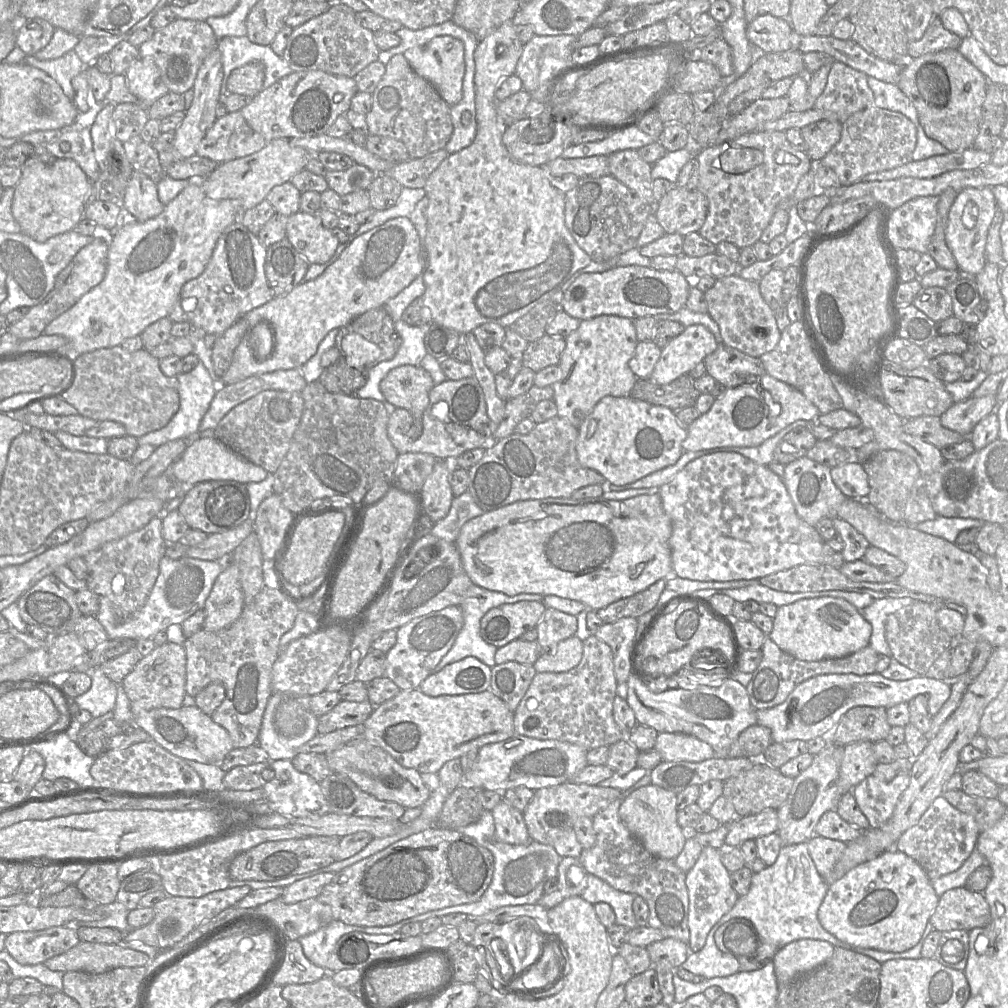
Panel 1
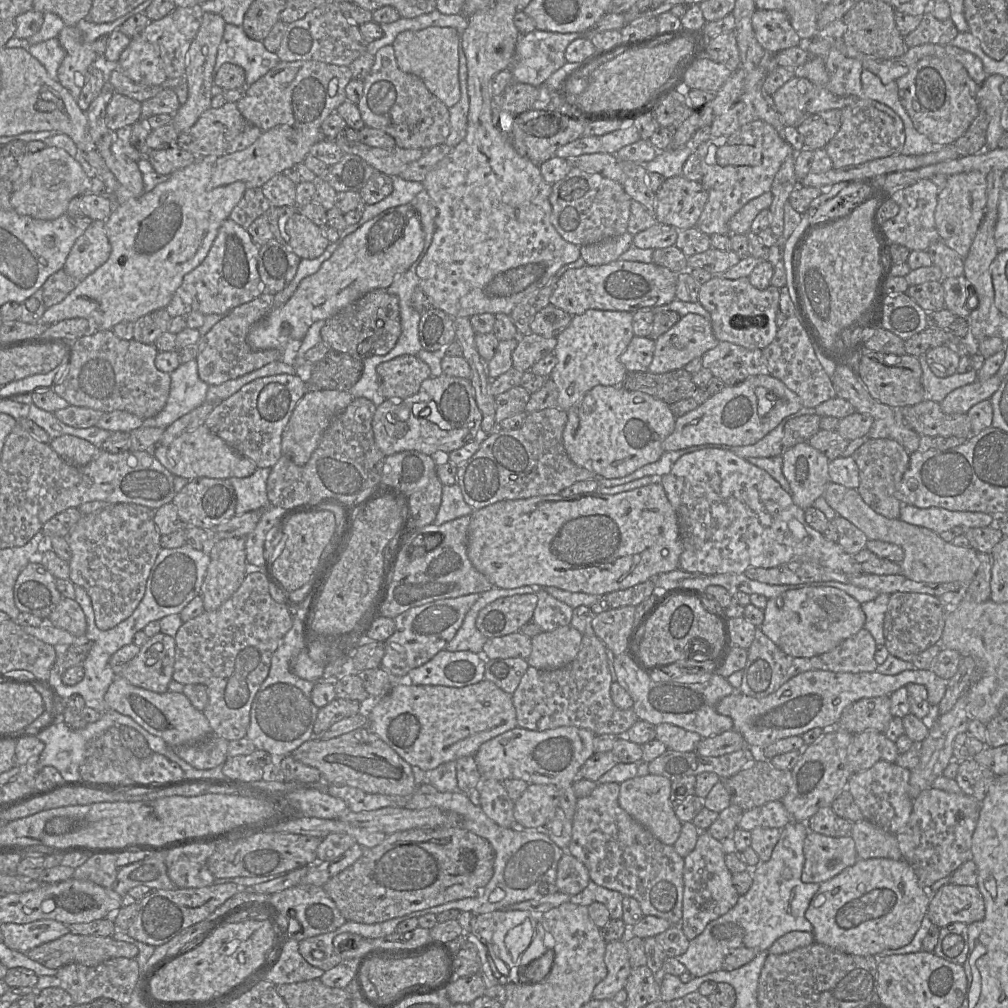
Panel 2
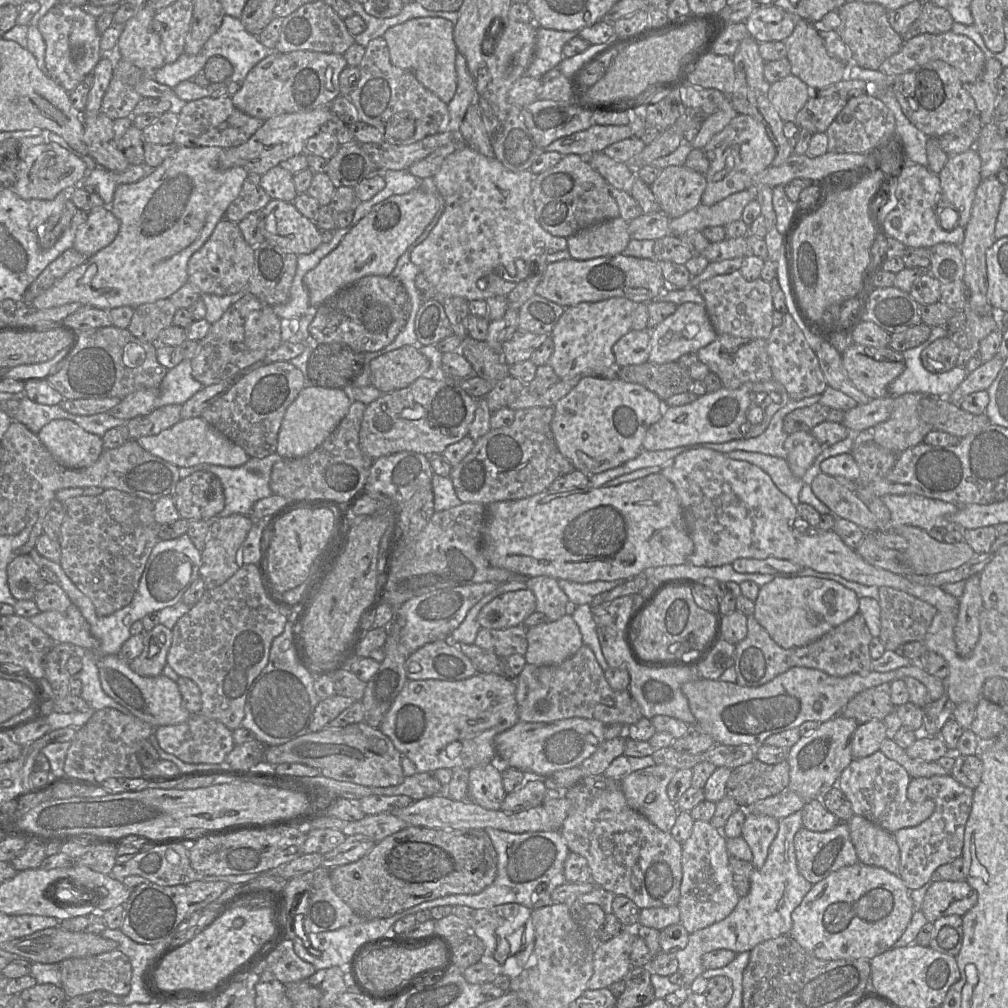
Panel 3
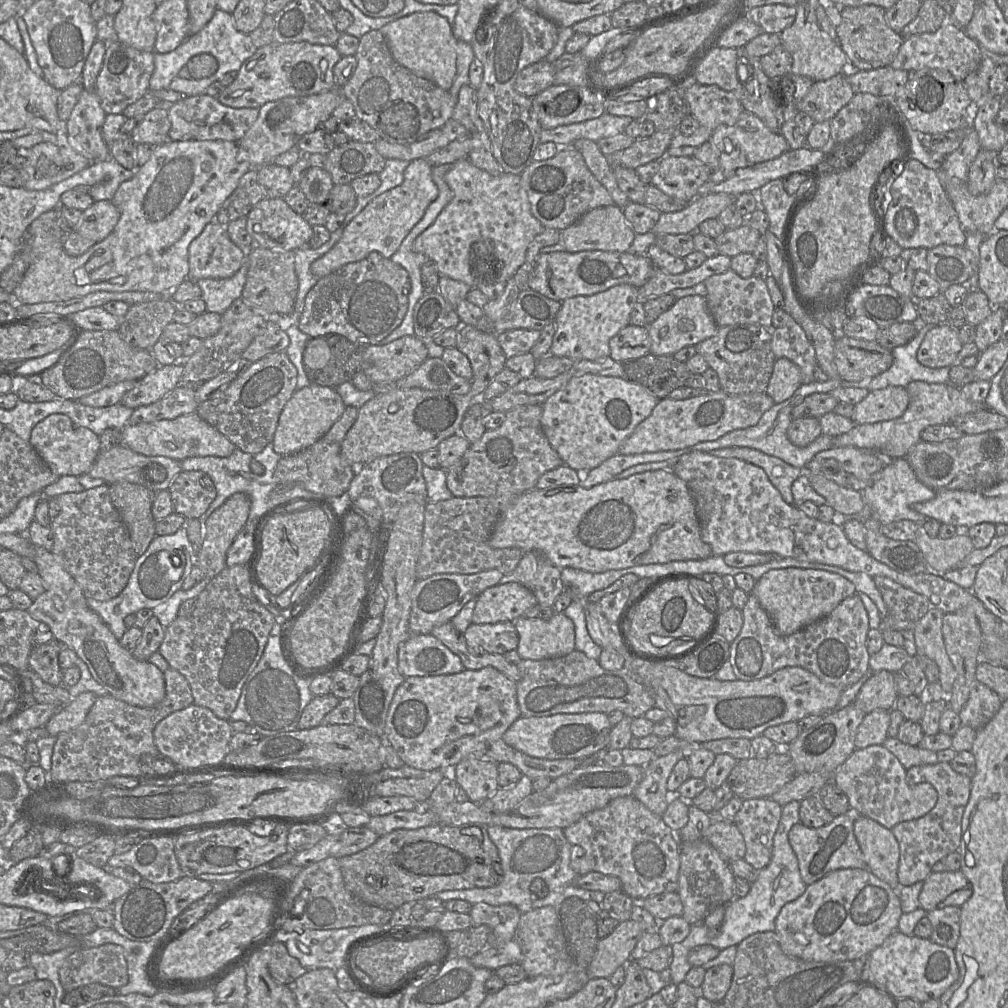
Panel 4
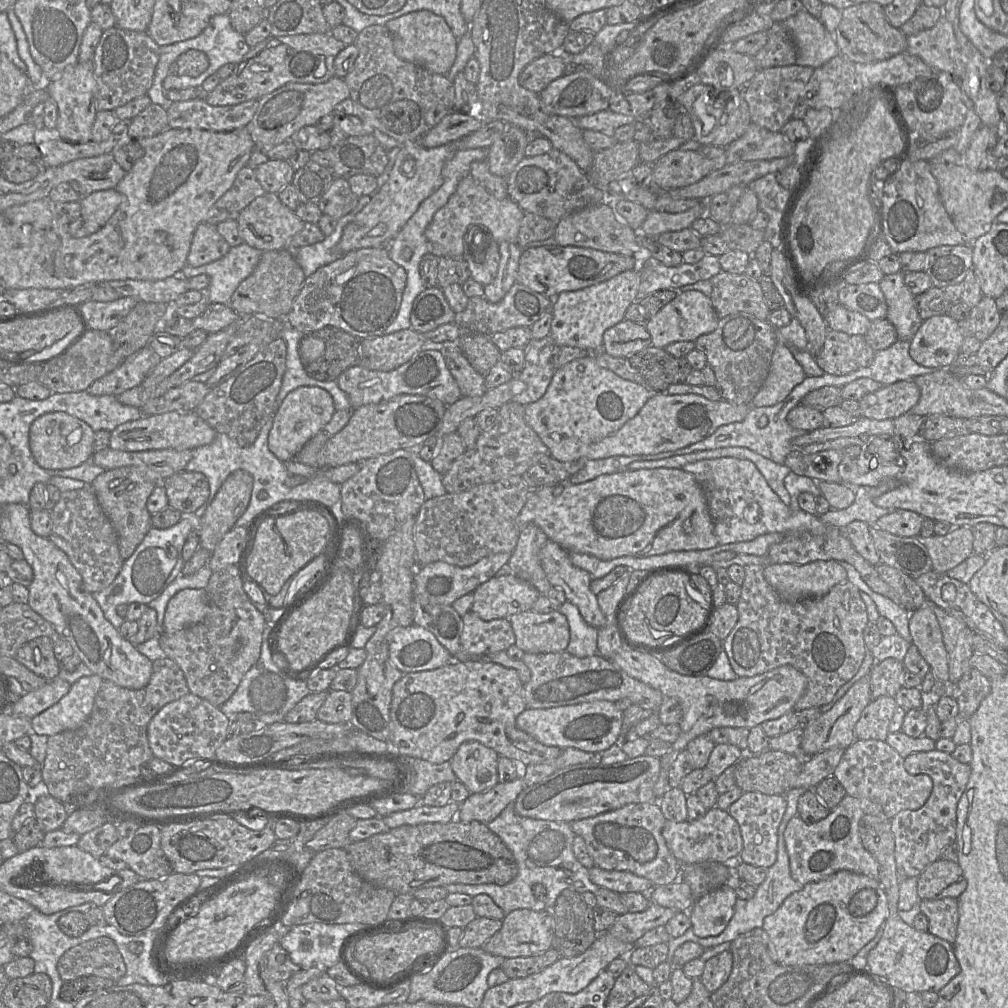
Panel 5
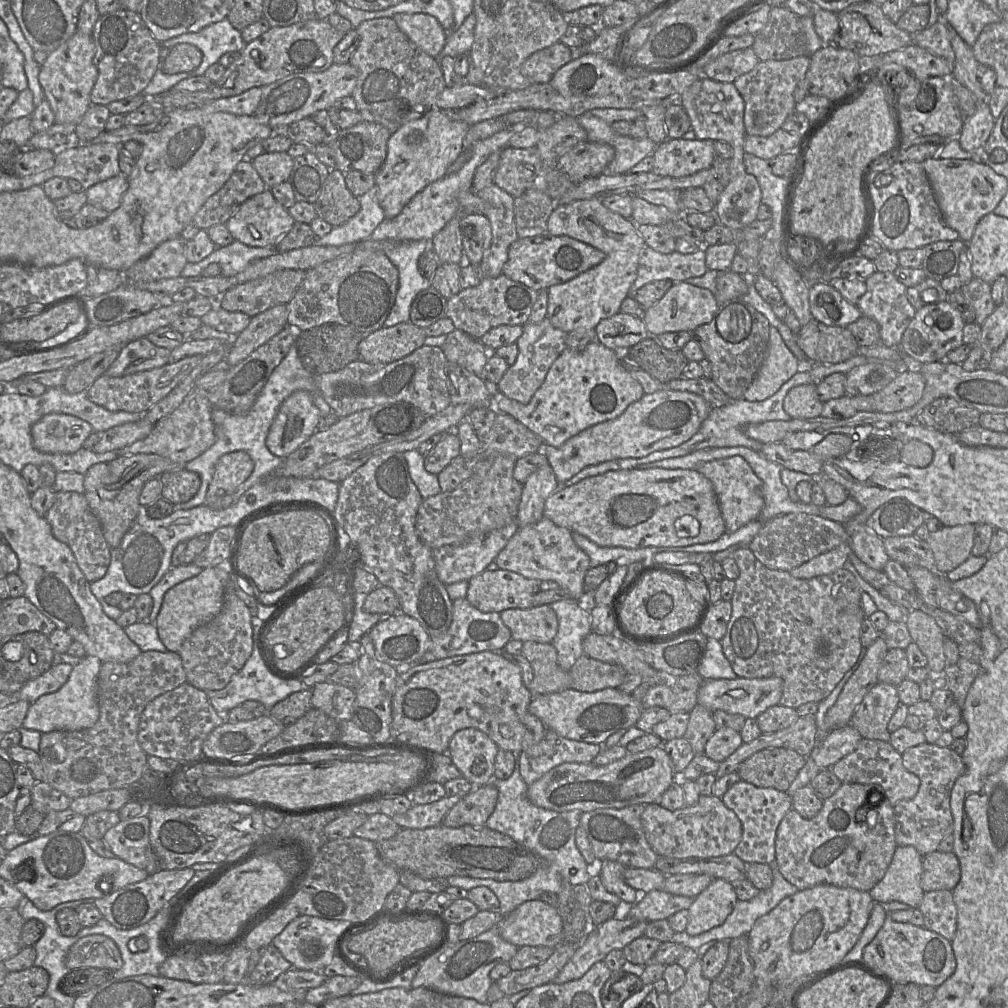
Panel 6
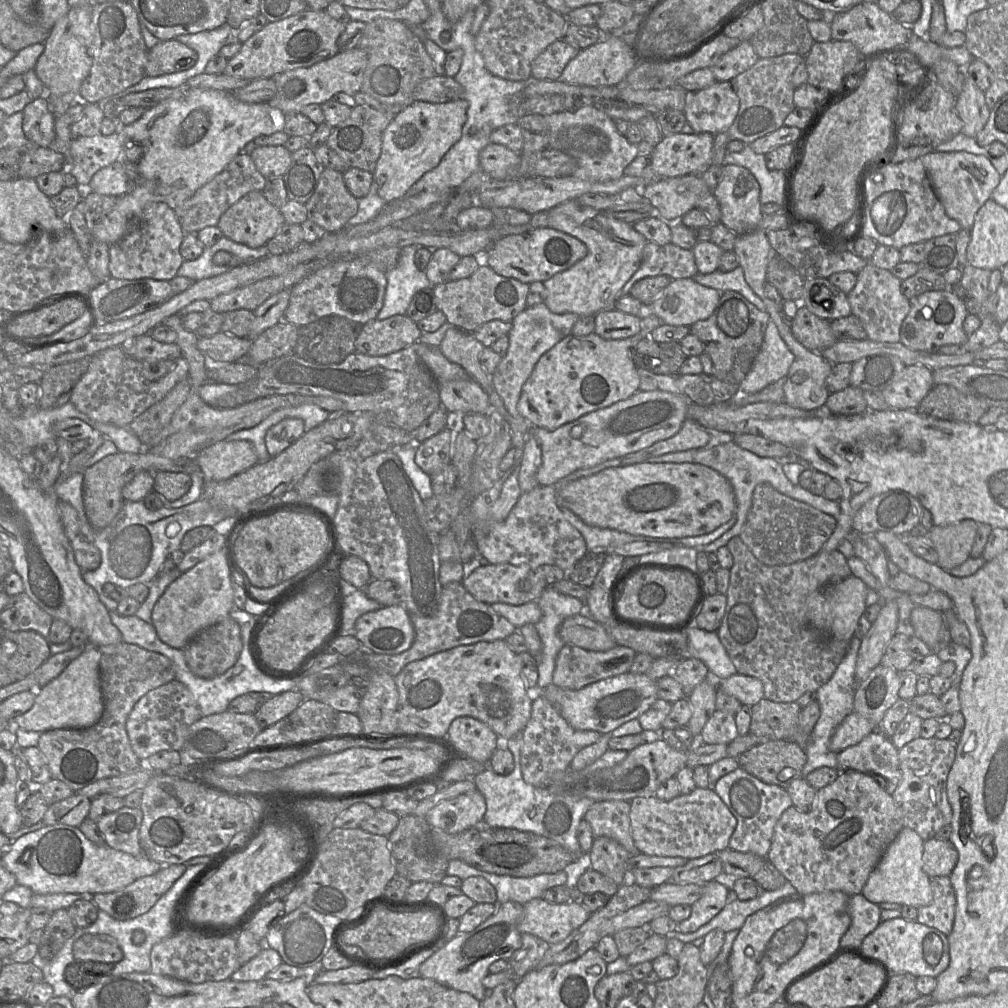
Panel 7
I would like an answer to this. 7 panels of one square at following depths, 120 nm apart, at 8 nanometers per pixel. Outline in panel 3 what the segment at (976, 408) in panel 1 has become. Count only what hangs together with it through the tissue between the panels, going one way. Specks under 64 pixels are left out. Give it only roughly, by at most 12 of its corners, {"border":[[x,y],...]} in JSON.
{"border":[[997,354],[968,373],[947,397],[960,405],[965,396],[988,390],[1004,361]]}

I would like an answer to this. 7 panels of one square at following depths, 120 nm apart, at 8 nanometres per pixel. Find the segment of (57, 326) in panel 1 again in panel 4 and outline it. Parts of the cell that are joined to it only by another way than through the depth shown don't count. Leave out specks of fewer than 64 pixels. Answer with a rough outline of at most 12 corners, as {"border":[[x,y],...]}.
{"border":[[167,140],[121,183],[114,230],[26,232],[21,304],[171,294],[190,243],[253,167],[238,142]]}

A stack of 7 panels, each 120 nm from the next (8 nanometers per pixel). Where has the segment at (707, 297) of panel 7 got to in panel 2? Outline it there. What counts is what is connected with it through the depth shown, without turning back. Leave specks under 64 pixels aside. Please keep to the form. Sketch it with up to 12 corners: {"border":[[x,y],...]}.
{"border":[[688,313],[655,340],[648,371],[683,368],[719,342]]}

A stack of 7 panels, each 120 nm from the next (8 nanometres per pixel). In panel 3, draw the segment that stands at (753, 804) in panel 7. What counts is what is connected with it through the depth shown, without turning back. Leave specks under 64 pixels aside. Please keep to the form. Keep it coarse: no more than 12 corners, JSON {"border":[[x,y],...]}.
{"border":[[747,812],[742,837],[764,865],[778,819]]}

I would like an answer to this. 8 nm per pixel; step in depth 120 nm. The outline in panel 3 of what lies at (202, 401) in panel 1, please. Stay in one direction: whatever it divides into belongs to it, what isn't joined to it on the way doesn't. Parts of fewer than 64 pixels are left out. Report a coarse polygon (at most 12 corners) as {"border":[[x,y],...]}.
{"border":[[190,360],[167,370],[155,408],[183,405],[204,386]]}

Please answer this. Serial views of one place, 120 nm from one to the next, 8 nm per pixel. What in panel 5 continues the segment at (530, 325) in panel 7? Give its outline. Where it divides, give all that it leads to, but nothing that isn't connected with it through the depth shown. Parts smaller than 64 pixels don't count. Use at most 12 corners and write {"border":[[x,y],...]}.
{"border":[[551,335],[524,347],[525,366],[516,377],[525,389],[512,399],[539,400],[555,373],[560,346]]}

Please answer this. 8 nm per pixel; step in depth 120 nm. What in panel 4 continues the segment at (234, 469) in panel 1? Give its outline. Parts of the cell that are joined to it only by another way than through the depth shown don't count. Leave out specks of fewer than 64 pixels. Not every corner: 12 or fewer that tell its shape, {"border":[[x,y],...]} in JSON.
{"border":[[197,412],[121,429],[121,444],[182,462],[236,449]]}

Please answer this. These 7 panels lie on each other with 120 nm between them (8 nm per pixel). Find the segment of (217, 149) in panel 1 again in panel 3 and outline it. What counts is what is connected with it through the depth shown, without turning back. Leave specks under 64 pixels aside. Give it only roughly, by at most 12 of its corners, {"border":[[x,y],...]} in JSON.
{"border":[[229,96],[178,104],[178,147],[236,147],[264,123]]}

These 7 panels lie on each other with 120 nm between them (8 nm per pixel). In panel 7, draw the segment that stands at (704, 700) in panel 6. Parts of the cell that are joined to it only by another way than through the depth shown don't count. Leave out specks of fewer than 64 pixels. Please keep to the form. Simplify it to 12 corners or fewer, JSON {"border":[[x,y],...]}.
{"border":[[736,673],[717,688],[751,707],[764,698],[762,682]]}

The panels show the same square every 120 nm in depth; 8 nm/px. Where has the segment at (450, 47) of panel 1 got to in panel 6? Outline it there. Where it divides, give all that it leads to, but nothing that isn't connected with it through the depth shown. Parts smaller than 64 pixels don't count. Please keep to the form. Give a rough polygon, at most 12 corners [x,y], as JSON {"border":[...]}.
{"border":[[398,13],[392,19],[437,58],[448,33],[435,17]]}

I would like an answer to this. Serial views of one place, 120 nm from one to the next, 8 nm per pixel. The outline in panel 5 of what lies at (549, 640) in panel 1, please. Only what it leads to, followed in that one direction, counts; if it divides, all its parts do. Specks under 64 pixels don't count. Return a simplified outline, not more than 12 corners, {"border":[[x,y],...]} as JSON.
{"border":[[523,526],[505,569],[540,595],[552,587],[540,563],[548,536]]}

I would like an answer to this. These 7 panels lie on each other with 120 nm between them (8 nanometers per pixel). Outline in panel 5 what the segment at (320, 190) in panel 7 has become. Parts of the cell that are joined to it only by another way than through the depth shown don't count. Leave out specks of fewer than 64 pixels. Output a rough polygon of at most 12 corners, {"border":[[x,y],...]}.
{"border":[[335,177],[317,204],[323,214],[340,219],[360,197],[347,179]]}

